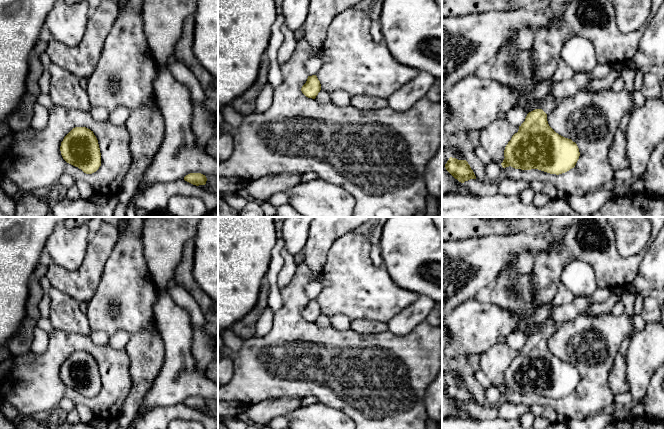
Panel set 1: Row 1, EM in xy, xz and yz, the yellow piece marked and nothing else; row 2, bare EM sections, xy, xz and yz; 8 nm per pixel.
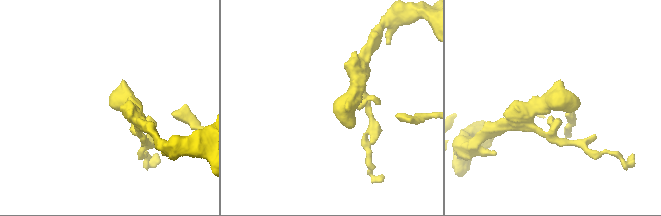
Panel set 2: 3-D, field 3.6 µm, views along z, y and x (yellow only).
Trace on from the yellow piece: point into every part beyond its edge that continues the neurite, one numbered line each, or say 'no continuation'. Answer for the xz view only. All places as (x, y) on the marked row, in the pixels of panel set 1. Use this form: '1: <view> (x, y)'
no continuation

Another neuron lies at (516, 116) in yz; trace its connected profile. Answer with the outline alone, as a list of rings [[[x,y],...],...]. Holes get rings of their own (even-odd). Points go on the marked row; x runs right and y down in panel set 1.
[[[516,106],[510,108],[505,114],[507,121],[515,126],[521,126],[527,116],[527,113],[523,109]]]

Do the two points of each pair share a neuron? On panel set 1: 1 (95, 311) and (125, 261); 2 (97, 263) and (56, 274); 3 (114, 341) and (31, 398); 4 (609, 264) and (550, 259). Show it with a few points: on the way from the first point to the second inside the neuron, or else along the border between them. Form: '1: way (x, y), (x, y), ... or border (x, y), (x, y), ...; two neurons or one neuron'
1: way (107, 299), (125, 281), (125, 273); one neuron
2: way (87, 273), (84, 276), (66, 276); one neuron
3: border (107, 344), (113, 348), (124, 349); two neurons
4: way (594, 253), (565, 253); one neuron

